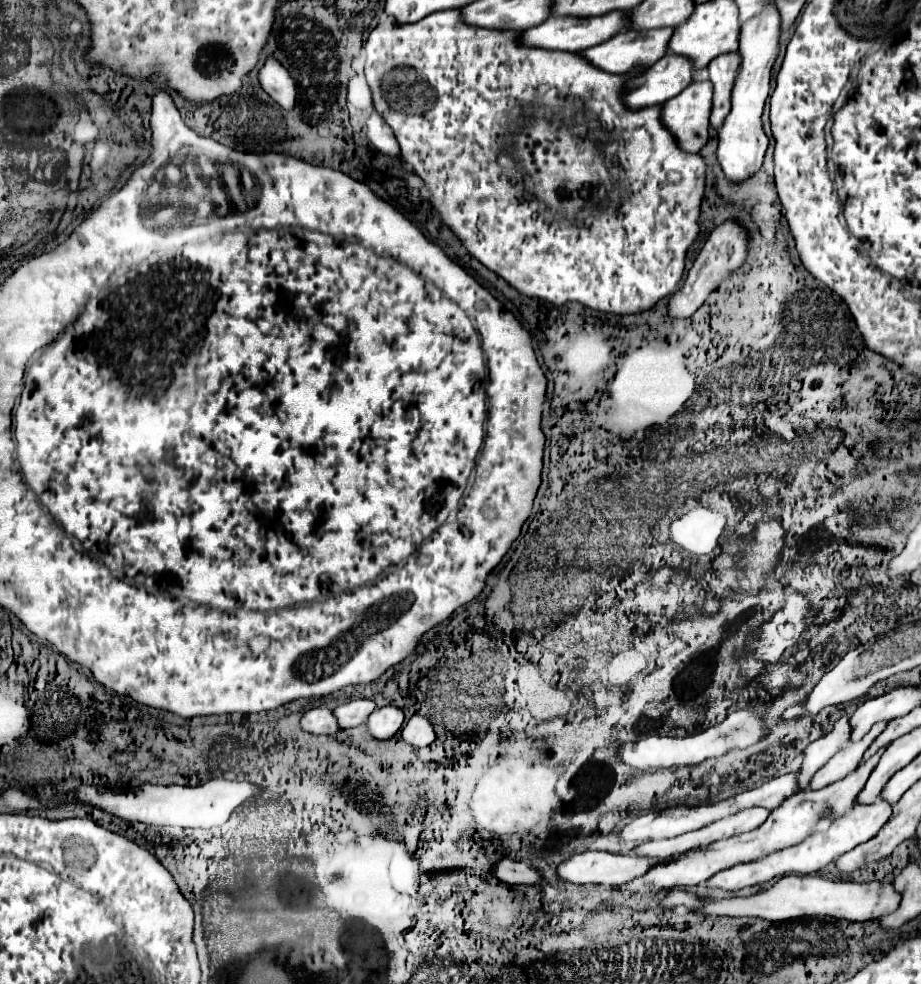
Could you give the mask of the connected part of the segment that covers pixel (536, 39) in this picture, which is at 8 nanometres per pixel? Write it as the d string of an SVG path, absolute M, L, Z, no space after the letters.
M607 12L605 16L587 16L587 18L575 18L575 16L551 16L543 24L529 28L521 34L523 46L533 48L547 48L547 50L565 50L565 52L581 52L585 48L597 46L617 34L617 28L621 28L621 12Z

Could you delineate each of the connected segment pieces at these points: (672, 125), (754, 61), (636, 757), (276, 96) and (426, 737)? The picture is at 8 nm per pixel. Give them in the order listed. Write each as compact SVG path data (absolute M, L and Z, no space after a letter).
M705 80L705 82L691 82L681 94L663 104L661 112L663 124L673 132L673 136L677 138L679 146L685 152L699 152L709 140L709 108L713 106L711 98L713 98L713 84Z
M765 4L759 14L755 14L741 26L741 36L739 36L741 70L733 88L733 108L721 126L719 148L717 148L719 164L725 176L733 182L749 178L763 164L763 156L769 142L761 126L761 114L765 100L769 96L769 80L771 80L771 68L779 52L779 36L781 36L781 16L777 16L777 8L773 8L773 4Z
M737 710L733 714L729 714L721 724L715 724L711 728L707 728L705 732L687 736L687 738L669 738L669 736L649 736L647 740L639 742L639 744L627 744L621 750L621 758L635 766L637 770L643 772L651 772L651 770L659 770L659 768L677 768L677 766L691 766L691 764L699 764L705 758L711 756L721 756L733 748L747 748L753 742L761 740L763 736L763 718L751 710Z
M267 60L265 66L259 70L259 82L263 90L285 110L295 108L295 98L297 98L297 86L289 72L277 62L277 60Z
M415 714L407 724L405 728L401 730L401 736L407 744L413 744L413 746L429 746L437 736L435 736L435 730L433 730L433 724L425 718L425 716L419 716Z

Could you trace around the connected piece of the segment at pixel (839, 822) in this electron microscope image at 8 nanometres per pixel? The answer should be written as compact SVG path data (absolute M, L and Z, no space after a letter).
M881 798L877 802L873 802L873 804L855 804L849 812L845 812L839 818L835 818L827 830L819 830L819 832L813 832L811 836L807 836L807 840L803 844L795 844L795 846L785 848L781 852L773 852L769 856L763 856L761 860L735 864L733 868L721 870L721 872L717 872L715 876L711 876L707 880L707 886L723 888L727 892L735 892L735 890L741 890L741 888L747 888L747 886L755 886L755 884L763 884L763 882L769 882L773 878L781 878L781 876L787 876L787 874L819 872L829 862L837 860L845 852L853 850L857 844L871 840L883 828L883 824L889 818L891 818L891 804L881 800Z

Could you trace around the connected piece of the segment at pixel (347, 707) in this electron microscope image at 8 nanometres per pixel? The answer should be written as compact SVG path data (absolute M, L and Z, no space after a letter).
M357 698L357 700L351 700L351 702L337 706L335 716L337 716L337 722L339 722L341 728L353 728L353 726L363 724L375 708L377 706L375 706L373 700Z

